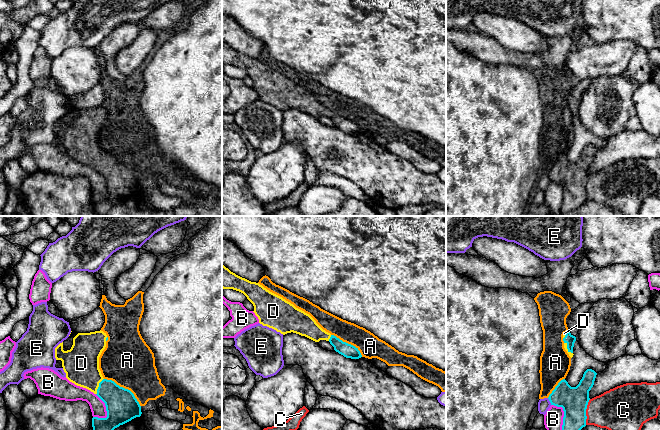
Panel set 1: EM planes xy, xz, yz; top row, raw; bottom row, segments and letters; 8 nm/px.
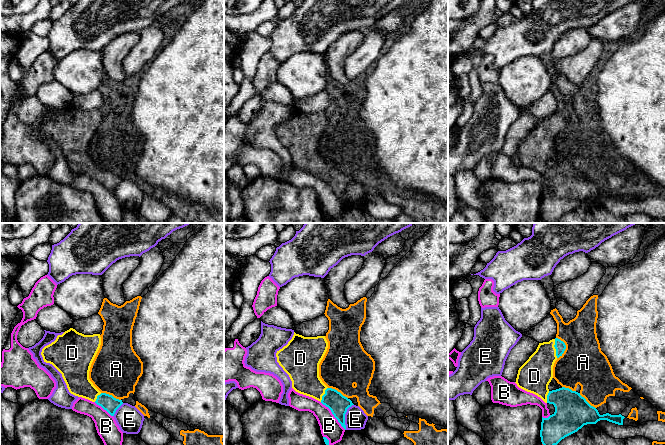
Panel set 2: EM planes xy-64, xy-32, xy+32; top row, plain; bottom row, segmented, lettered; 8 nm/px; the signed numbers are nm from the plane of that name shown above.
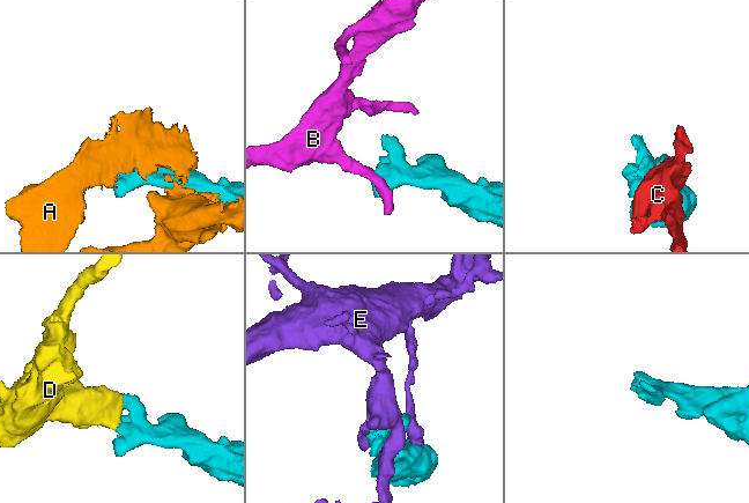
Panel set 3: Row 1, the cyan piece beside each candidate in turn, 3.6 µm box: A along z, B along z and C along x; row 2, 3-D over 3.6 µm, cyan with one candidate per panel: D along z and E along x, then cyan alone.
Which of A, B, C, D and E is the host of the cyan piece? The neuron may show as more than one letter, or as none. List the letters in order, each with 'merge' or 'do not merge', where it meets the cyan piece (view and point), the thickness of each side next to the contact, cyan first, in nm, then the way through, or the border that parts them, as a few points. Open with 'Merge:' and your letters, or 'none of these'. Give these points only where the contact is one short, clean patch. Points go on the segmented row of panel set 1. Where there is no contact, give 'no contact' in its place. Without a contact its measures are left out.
Merge: D
A: do not merge; meets cyan in xy at (124, 388); 260 nm thick on the cyan side, 400 nm on the other
B: do not merge; meets cyan in xy at (105, 405); 260 nm thick on the cyan side, 120 nm on the other; border along xy (95, 394), (104, 403), (105, 418)
C: do not merge; meets cyan in yz at (585, 412); 220 nm thick on the cyan side, 320 nm on the other
D: merge; meets cyan in xy at (99, 386); 260 nm thick on the cyan side, 280 nm on the other
E: do not merge; meets cyan in yz at (549, 400); 220 nm thick on the cyan side, 100 nm on the other

